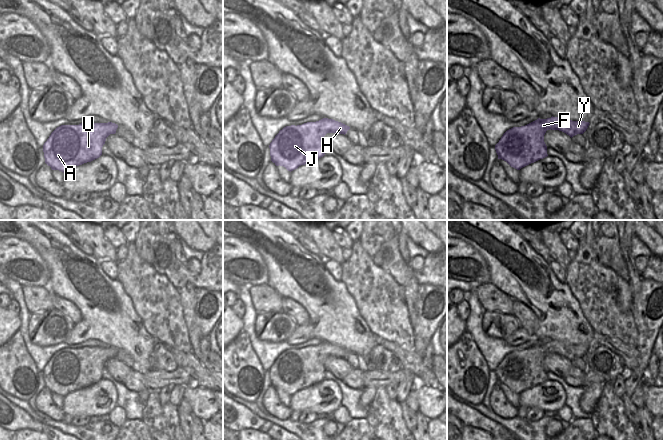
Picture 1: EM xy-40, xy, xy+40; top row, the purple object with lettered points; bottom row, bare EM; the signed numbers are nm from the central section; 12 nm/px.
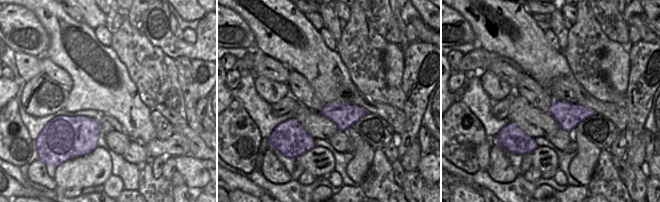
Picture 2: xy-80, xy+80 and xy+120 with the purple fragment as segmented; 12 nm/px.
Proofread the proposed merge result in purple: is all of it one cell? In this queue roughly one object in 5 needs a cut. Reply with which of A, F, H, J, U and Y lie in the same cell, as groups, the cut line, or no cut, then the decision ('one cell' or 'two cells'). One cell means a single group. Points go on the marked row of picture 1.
A F H J U Y | no cut | one cell

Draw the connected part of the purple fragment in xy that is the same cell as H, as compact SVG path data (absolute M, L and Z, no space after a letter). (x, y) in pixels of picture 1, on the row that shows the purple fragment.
M333 119L286 126L269 145L271 161L293 171L325 155L324 136L327 133L346 134L349 126Z

